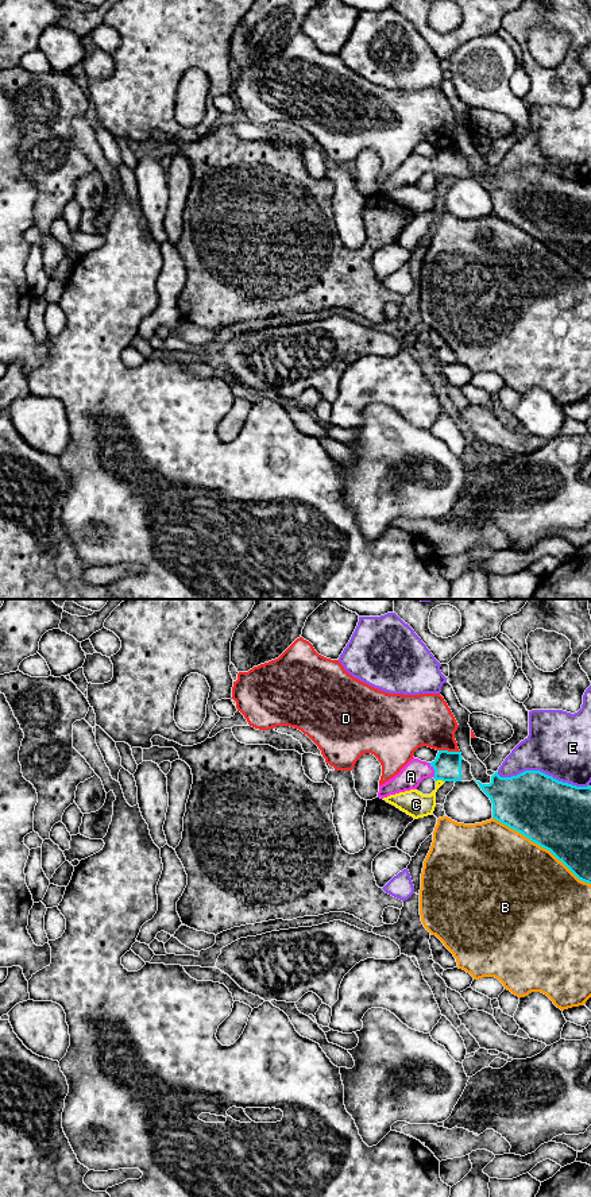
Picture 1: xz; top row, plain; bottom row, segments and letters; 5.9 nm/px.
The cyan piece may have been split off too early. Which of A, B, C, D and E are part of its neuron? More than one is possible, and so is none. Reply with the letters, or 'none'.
A

